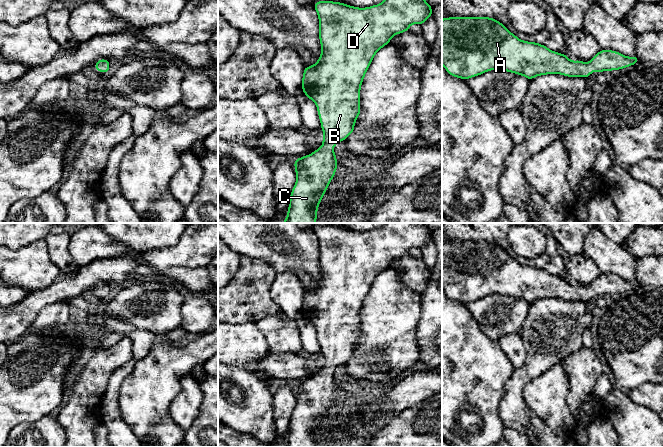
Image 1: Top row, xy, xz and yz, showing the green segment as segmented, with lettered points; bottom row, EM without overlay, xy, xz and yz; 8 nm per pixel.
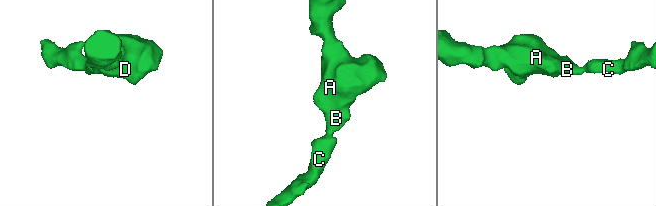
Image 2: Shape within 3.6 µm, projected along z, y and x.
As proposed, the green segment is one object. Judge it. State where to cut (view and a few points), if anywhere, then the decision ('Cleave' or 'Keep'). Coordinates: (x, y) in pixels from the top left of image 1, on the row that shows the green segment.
No split. Keep

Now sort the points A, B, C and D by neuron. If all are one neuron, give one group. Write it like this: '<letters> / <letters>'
A B C D

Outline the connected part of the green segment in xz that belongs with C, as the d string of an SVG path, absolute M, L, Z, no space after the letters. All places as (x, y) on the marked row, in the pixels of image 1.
M384 0L378 5L365 8L358 8L341 2L318 1L313 4L313 7L317 11L319 19L321 55L314 65L305 66L302 91L317 106L321 129L324 132L324 138L321 141L323 146L307 156L294 160L297 180L291 191L286 219L282 223L315 223L317 221L319 203L337 170L337 157L333 147L354 132L355 122L361 111L361 85L373 57L382 47L389 44L396 34L409 31L411 24L422 25L432 16L432 6L425 0Z

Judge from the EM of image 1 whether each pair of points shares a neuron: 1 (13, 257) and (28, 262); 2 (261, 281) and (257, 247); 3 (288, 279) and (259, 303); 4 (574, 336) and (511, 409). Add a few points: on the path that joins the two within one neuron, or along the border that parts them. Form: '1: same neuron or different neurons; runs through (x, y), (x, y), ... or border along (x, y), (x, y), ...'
1: same neuron; runs through (17, 261), (24, 262)
2: different neurons; border along (241, 255), (262, 258), (276, 273)
3: different neurons; border along (276, 273), (270, 288), (270, 296), (281, 311)
4: same neuron; runs through (553, 346), (515, 384), (514, 388)

